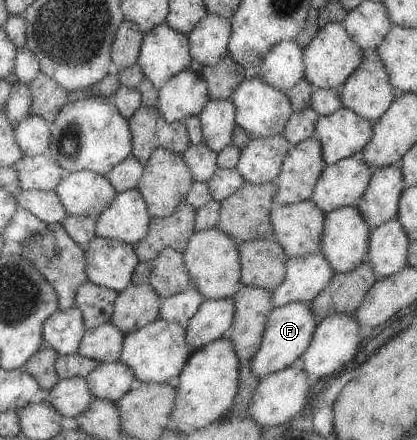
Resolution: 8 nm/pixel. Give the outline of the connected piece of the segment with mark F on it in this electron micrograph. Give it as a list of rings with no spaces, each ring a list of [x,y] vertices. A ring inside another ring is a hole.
[[[292,301],[280,307],[272,308],[266,317],[264,333],[256,353],[249,359],[250,371],[256,379],[261,380],[282,367],[291,365],[291,363],[310,345],[312,333],[316,329],[318,321],[312,315],[309,303],[304,301]]]

